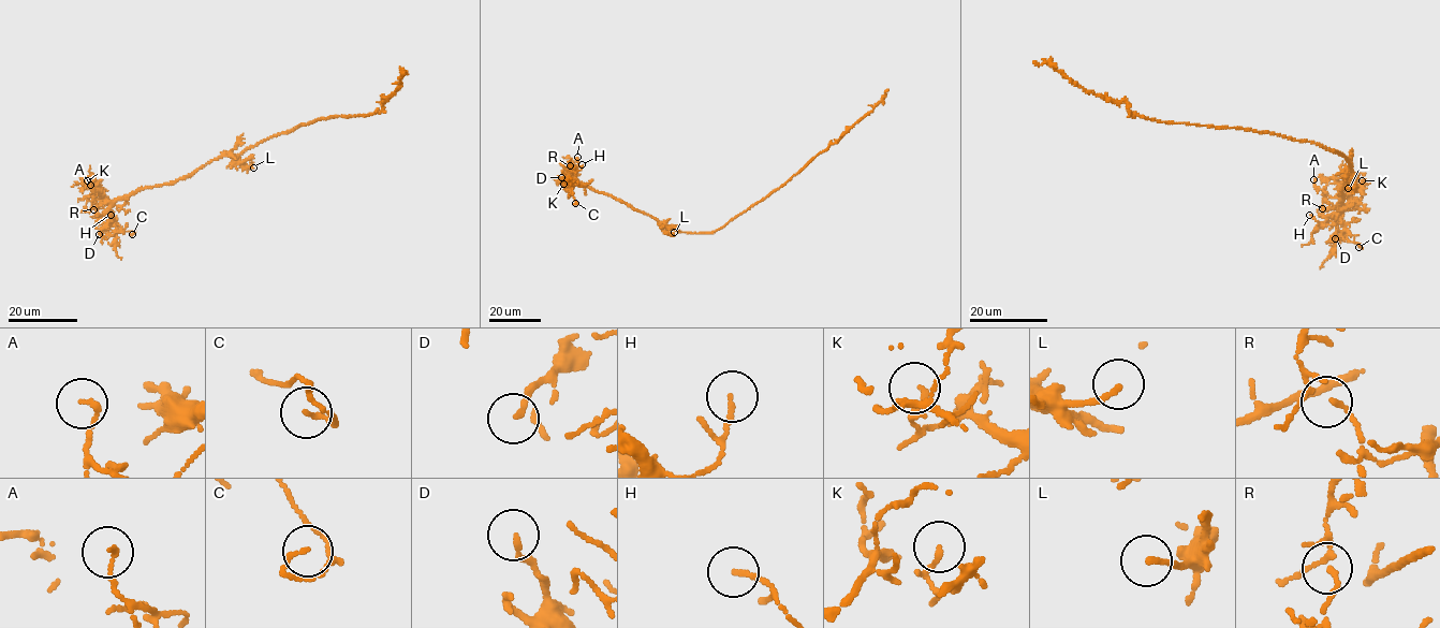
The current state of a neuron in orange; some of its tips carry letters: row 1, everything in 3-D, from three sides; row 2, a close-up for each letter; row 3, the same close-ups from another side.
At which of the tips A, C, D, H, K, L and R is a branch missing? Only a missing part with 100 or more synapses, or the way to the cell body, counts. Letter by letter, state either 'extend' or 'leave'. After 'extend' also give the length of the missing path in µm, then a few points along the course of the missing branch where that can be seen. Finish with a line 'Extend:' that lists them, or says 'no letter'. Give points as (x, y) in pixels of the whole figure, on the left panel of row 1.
A: leave
C: leave
D: leave
H: leave
K: leave
L: leave
R: leave
Extend: no letter

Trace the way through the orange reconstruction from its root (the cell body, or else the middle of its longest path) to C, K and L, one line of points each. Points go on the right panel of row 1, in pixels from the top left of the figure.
C: (1312, 143), (1338, 151), (1351, 163), (1338, 214), (1349, 234), (1347, 239), (1358, 247)
K: (1312, 143), (1351, 163), (1341, 205), (1364, 185), (1362, 180)
L: (1312, 143), (1338, 151), (1349, 159), (1355, 180), (1352, 189), (1348, 188)

